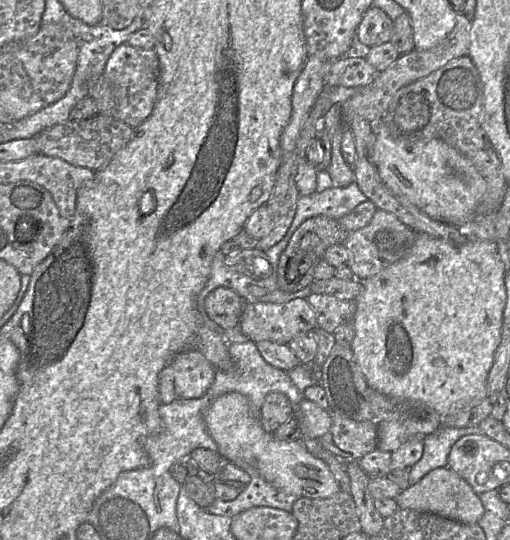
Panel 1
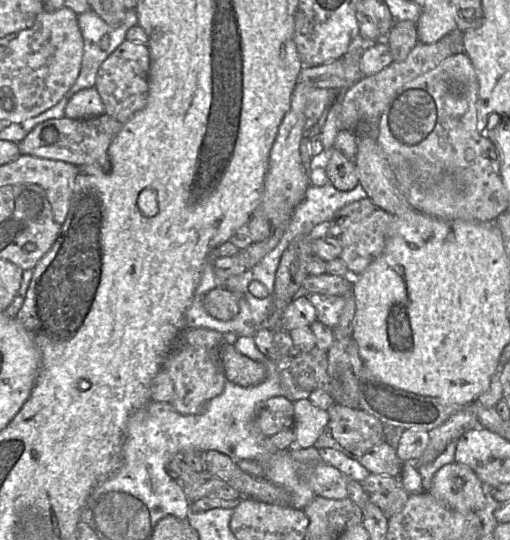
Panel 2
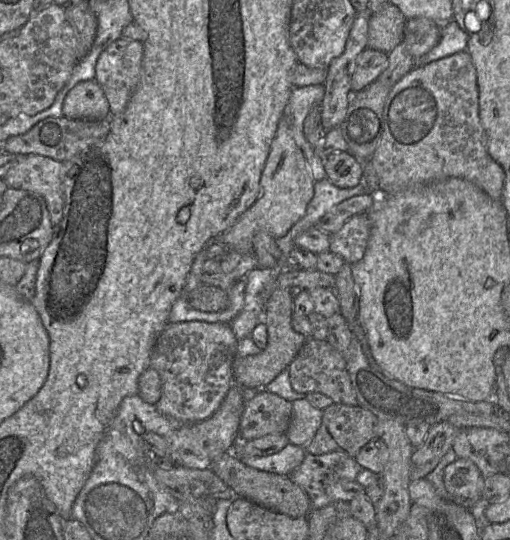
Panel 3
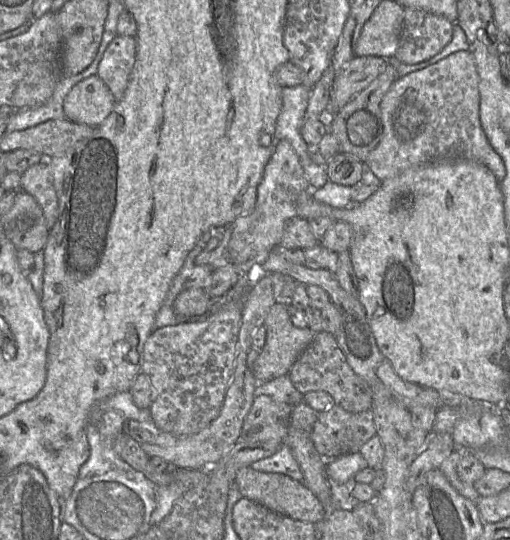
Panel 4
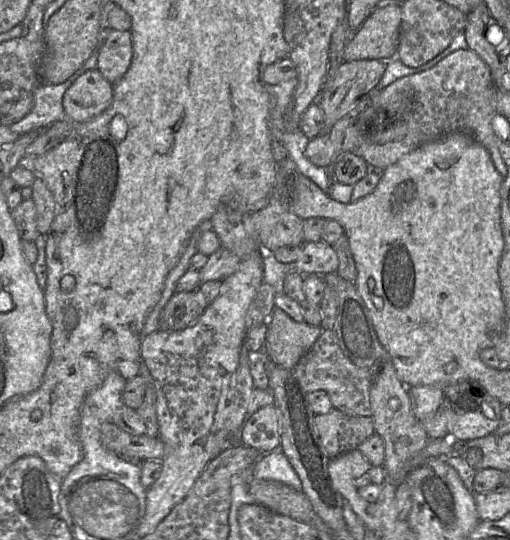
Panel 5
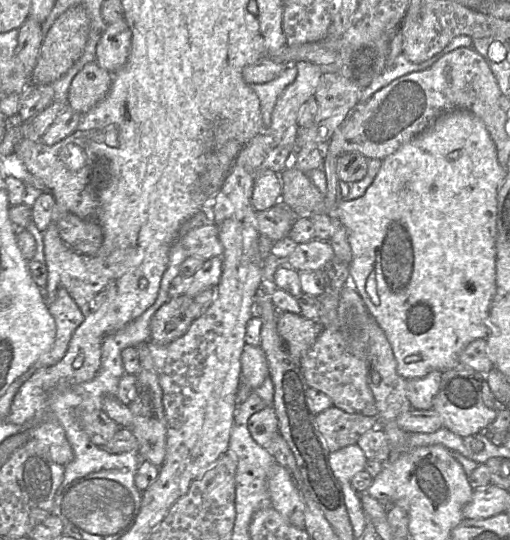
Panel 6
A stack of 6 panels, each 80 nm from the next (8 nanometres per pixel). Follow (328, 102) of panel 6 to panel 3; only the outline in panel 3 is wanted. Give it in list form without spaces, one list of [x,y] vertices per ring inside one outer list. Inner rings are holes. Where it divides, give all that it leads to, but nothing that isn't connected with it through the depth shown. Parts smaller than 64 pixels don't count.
[[[366,48],[356,60],[351,78],[352,92],[359,92],[368,87],[385,70],[387,64],[387,53]]]

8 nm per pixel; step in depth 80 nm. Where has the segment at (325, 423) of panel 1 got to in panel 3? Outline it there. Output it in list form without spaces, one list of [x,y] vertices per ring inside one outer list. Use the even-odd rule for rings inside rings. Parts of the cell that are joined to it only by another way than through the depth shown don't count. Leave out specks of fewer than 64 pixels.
[[[307,399],[292,403],[292,418],[287,431],[289,442],[306,447],[322,424],[323,410],[313,406]]]

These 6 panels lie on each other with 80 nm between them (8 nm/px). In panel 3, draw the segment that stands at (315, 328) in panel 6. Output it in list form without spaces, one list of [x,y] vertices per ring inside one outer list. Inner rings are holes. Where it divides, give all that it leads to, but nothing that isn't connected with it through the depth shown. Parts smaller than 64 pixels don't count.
[[[278,288],[270,295],[265,304],[263,322],[267,326],[267,346],[257,355],[236,356],[233,361],[233,384],[246,389],[263,387],[274,380],[286,369],[301,350],[308,338],[294,330],[292,326],[293,296],[291,288]]]

